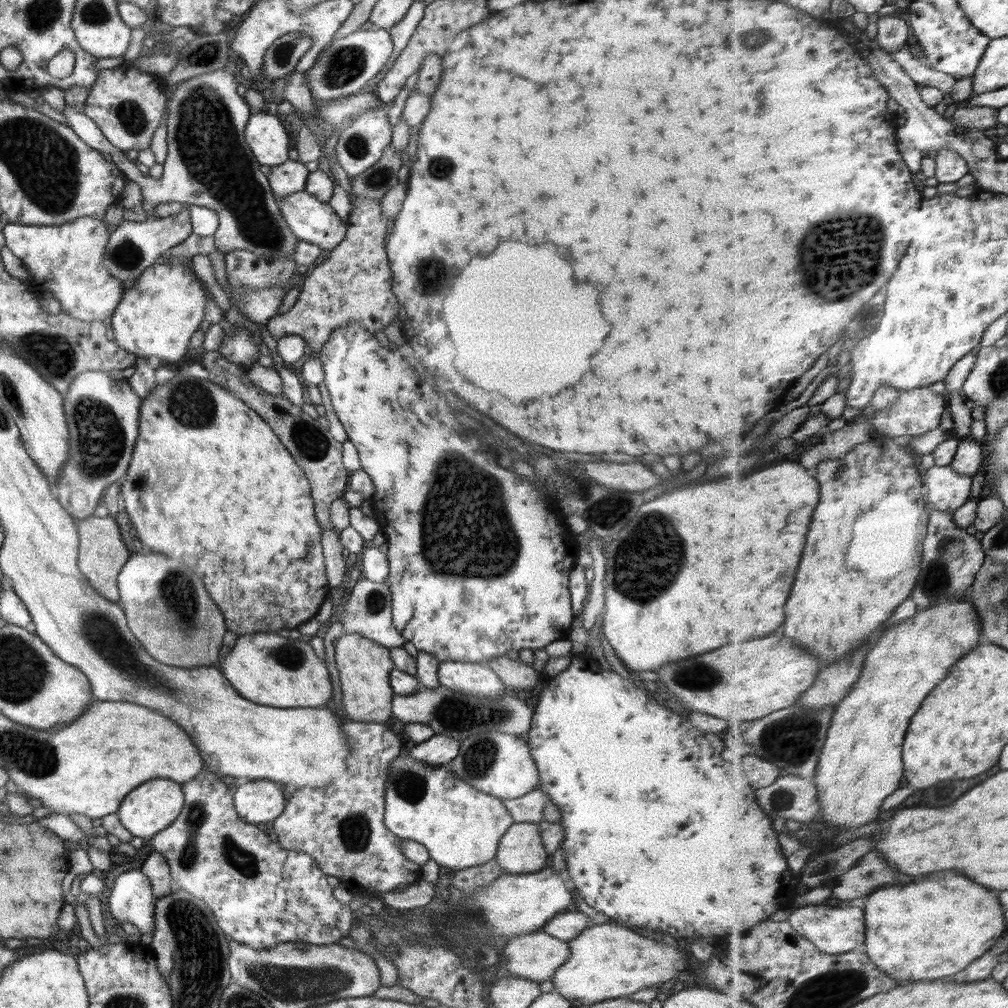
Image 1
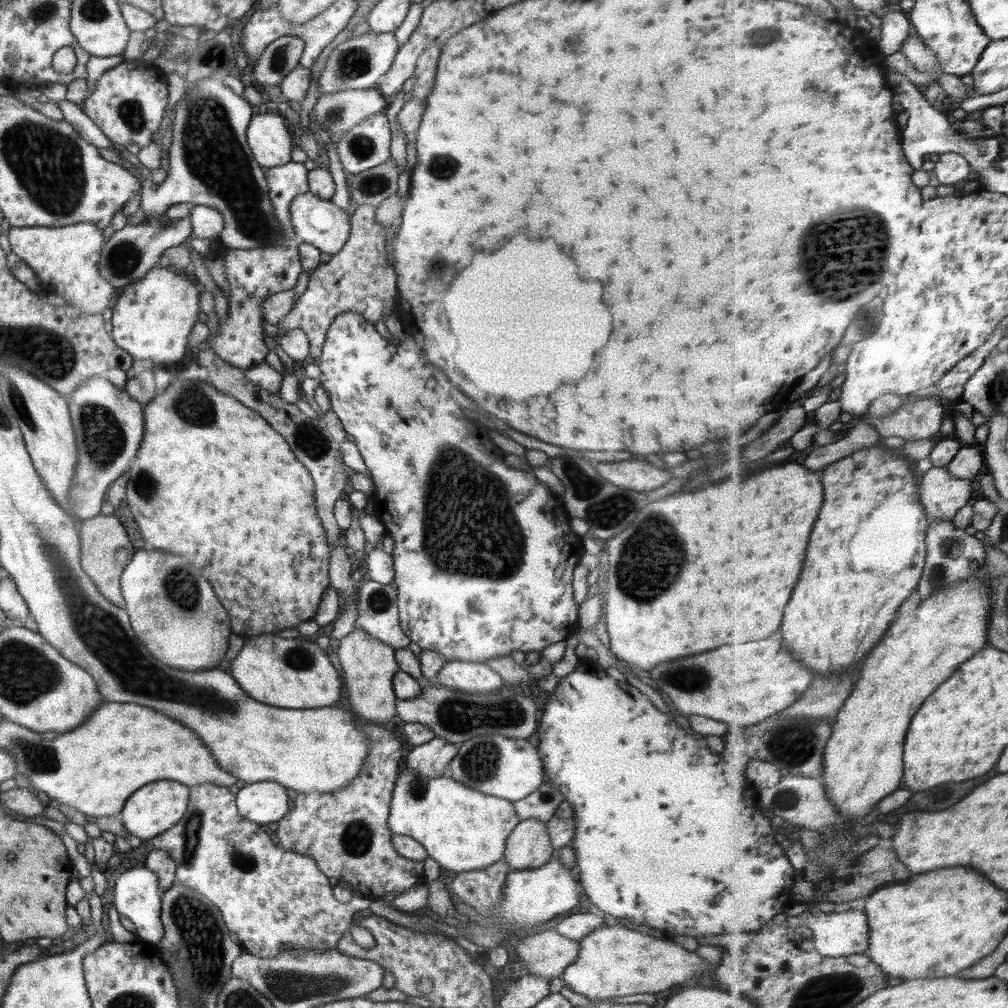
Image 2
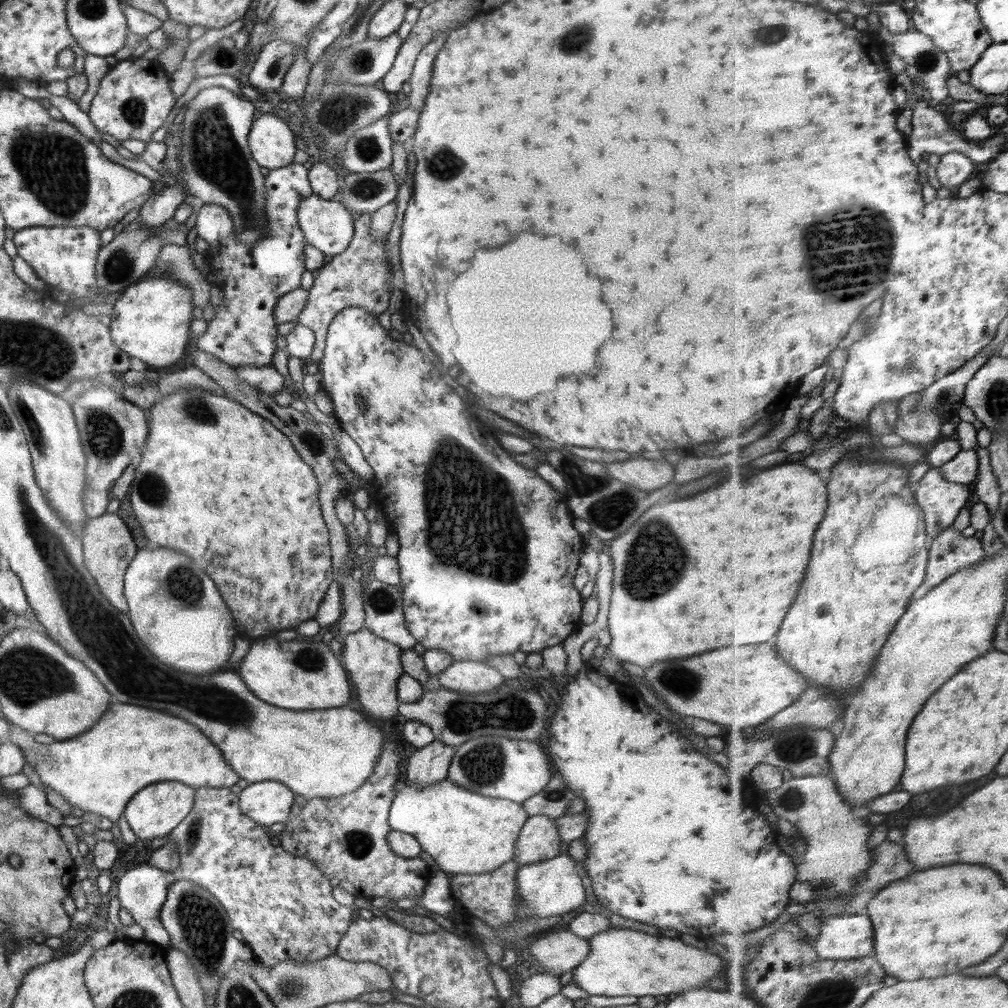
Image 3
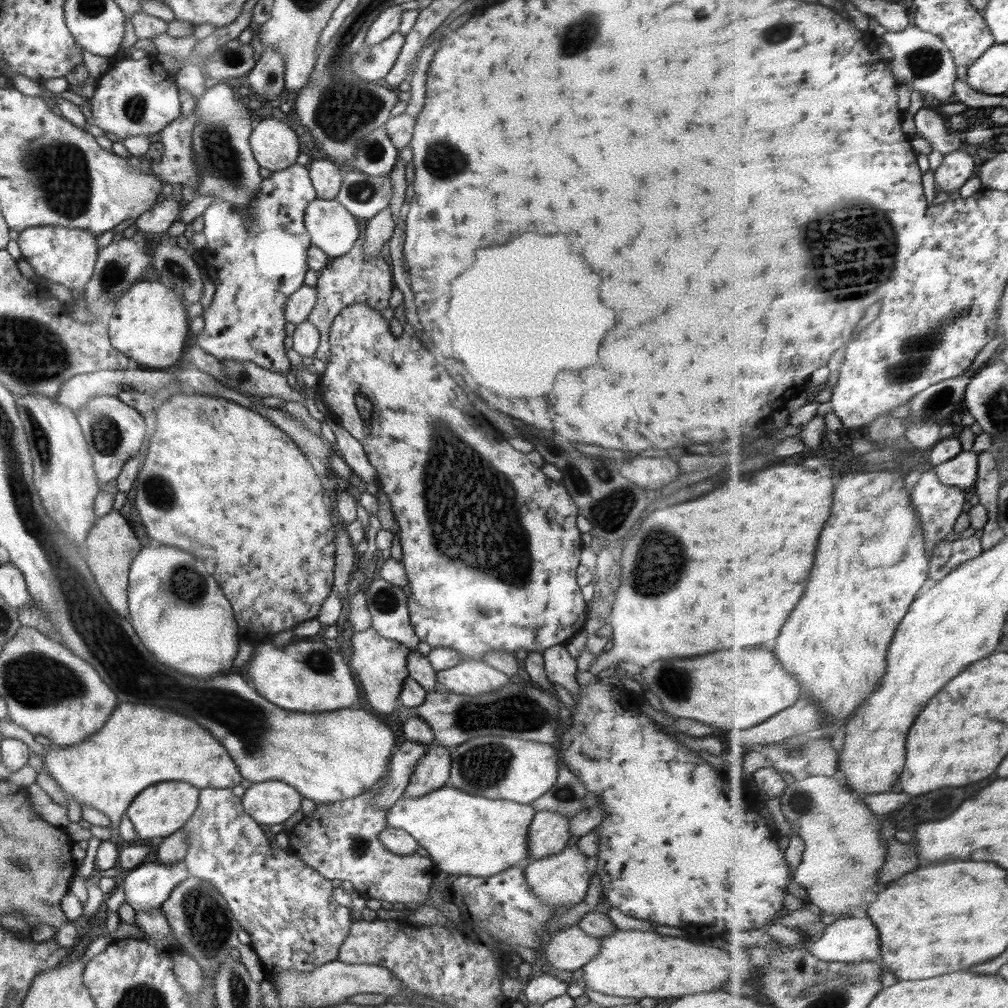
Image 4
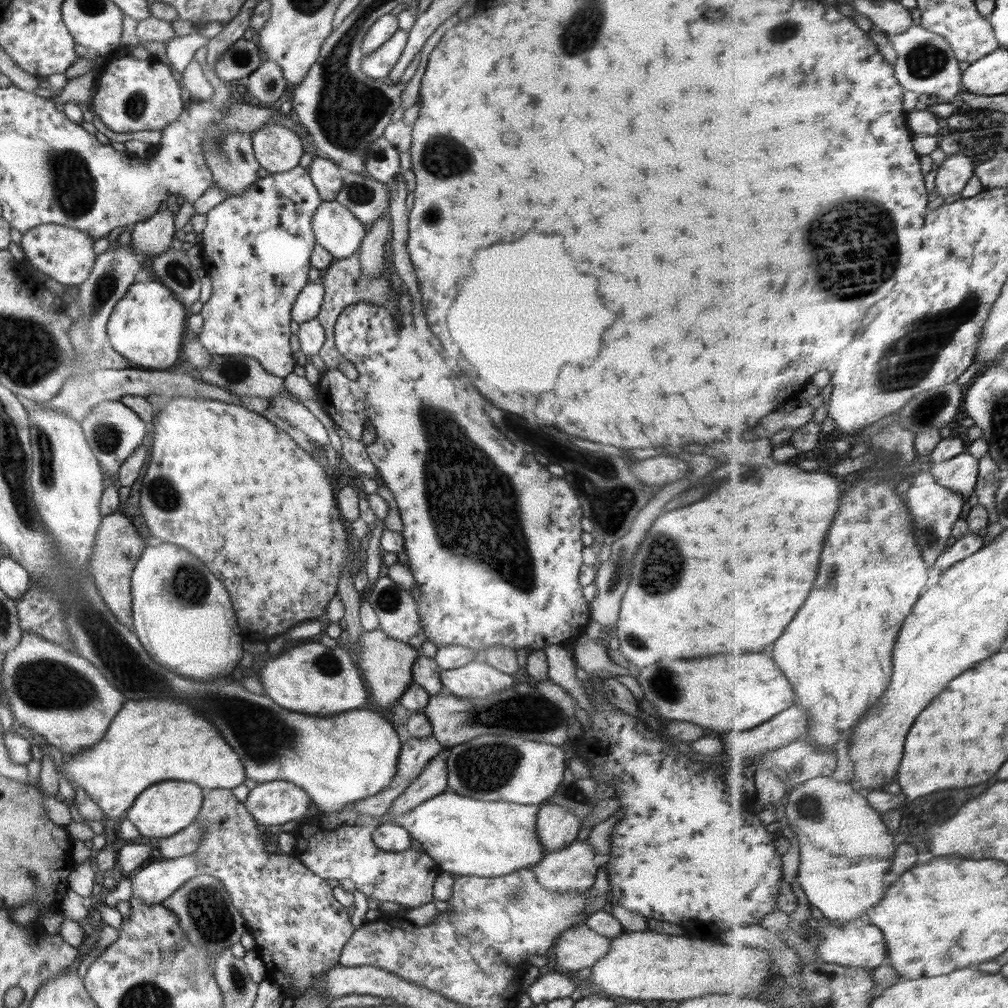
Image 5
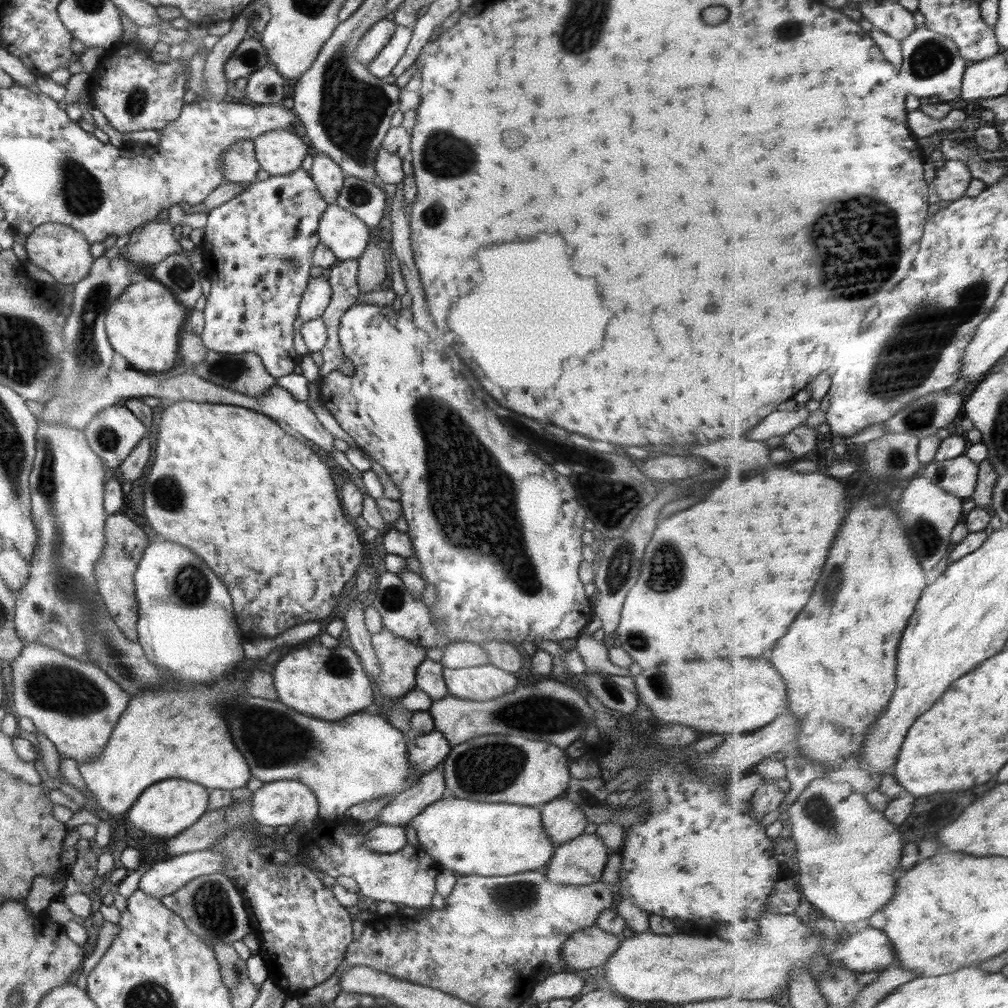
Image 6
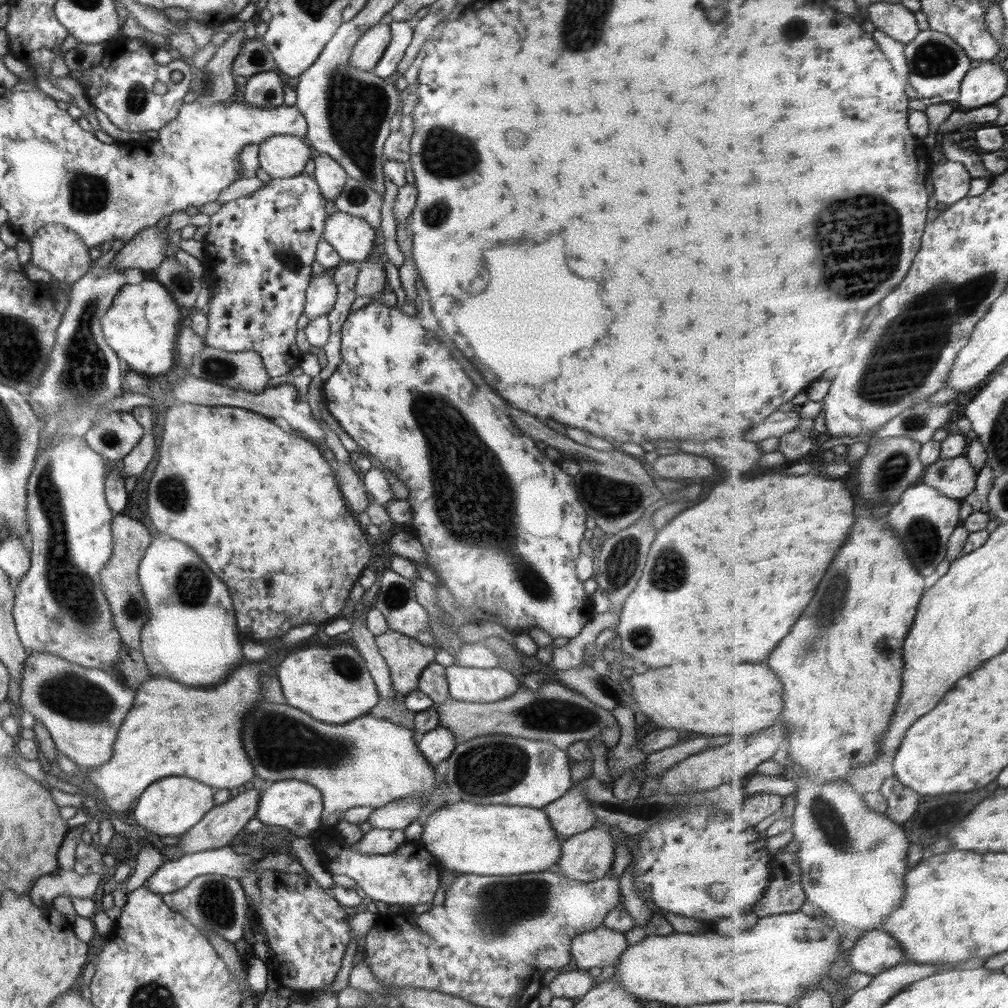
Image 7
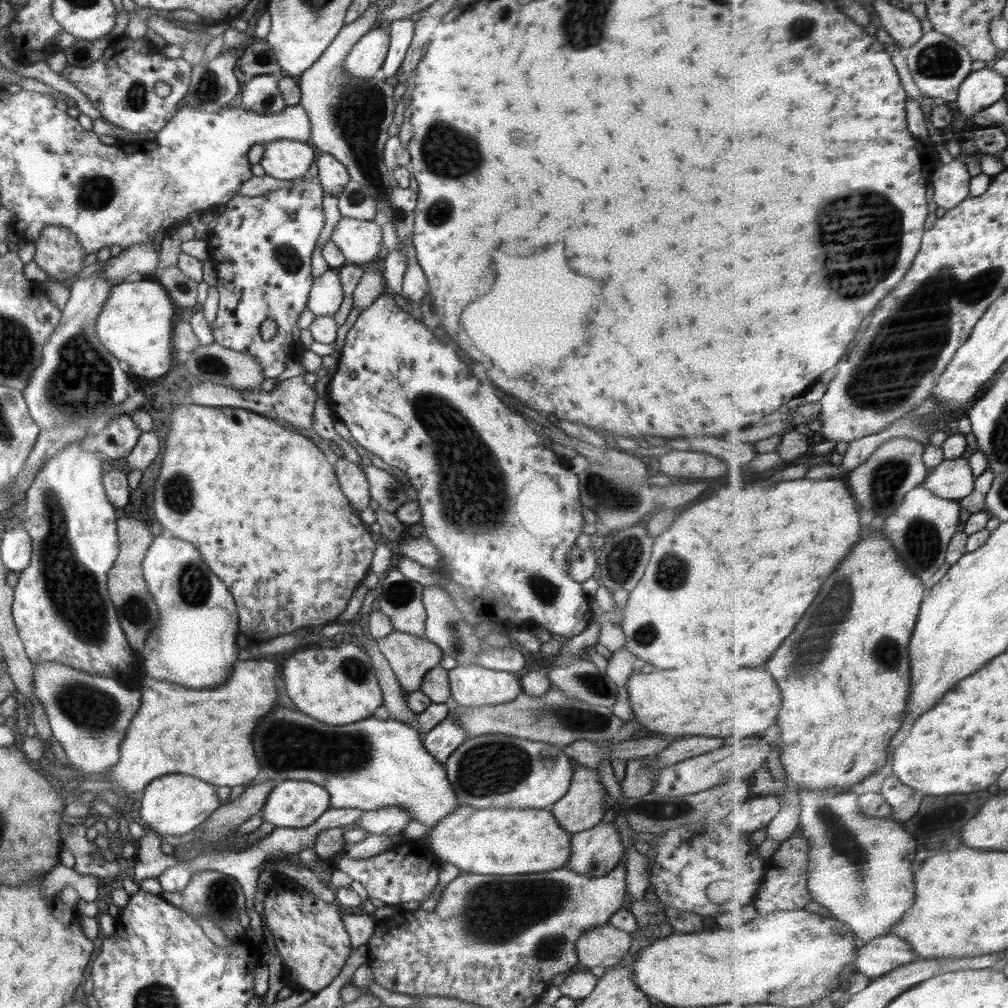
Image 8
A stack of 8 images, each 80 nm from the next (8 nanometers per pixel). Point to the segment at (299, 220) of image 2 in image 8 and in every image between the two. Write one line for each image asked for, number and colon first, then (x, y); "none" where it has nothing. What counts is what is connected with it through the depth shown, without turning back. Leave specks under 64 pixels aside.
3: (328, 225)
4: (332, 228)
5: (335, 227)
6: (344, 233)
7: (353, 238)
8: (360, 241)

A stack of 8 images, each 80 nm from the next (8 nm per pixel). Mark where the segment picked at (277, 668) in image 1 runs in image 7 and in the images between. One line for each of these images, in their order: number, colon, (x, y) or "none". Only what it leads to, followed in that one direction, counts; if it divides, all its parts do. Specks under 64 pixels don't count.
2: (283, 672)
3: (307, 675)
4: (309, 676)
5: (311, 677)
6: (330, 683)
7: (331, 684)

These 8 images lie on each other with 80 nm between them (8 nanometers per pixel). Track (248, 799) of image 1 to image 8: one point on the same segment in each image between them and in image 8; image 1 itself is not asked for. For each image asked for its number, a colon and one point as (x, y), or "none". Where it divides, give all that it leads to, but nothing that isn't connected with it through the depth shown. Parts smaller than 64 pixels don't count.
2: (262, 802)
3: (268, 802)
4: (270, 802)
5: (277, 802)
6: (291, 803)
7: (296, 805)
8: (292, 803)

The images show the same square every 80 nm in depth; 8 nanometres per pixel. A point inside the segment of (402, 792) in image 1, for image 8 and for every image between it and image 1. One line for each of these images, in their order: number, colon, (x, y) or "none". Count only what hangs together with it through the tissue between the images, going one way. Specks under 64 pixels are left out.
2: (461, 828)
3: (465, 833)
4: (465, 834)
5: (466, 836)
6: (490, 839)
7: (492, 839)
8: (483, 841)

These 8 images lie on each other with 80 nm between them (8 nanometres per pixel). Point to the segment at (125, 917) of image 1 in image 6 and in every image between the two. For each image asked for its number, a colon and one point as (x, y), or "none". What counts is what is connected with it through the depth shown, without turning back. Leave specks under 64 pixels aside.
2: (137, 894)
3: (142, 890)
4: (147, 886)
5: (155, 881)
6: (163, 878)

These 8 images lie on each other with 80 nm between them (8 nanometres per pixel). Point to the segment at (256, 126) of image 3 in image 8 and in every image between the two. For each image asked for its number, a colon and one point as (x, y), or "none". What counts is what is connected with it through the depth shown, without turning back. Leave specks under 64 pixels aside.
4: (274, 144)
5: (278, 149)
6: (279, 152)
7: (282, 156)
8: (286, 160)

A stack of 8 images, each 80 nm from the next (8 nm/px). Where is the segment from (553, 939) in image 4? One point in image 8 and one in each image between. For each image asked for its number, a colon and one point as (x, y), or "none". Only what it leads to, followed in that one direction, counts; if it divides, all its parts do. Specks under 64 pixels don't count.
5: (579, 947)
6: (592, 947)
7: (600, 947)
8: (605, 945)

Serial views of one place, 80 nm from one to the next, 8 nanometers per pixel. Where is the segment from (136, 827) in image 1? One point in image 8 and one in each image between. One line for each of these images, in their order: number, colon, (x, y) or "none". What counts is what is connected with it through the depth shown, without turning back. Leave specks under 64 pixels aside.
2: (157, 806)
3: (154, 811)
4: (161, 809)
5: (164, 808)
6: (166, 808)
7: (171, 806)
8: (172, 805)

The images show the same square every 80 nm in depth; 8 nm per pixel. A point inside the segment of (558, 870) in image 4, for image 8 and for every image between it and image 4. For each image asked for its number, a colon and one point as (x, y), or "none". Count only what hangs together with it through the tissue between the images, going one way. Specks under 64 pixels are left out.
5: (572, 868)
6: (580, 861)
7: (589, 854)
8: (595, 852)

